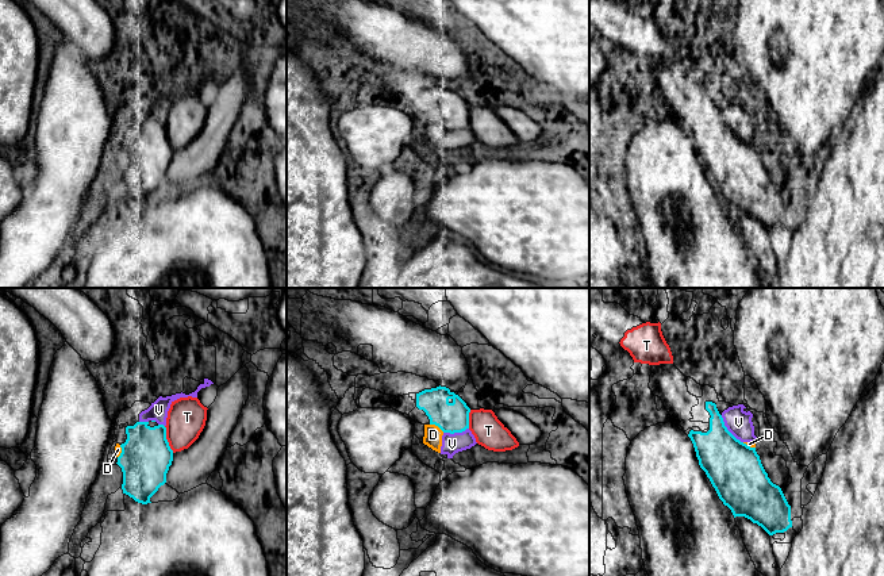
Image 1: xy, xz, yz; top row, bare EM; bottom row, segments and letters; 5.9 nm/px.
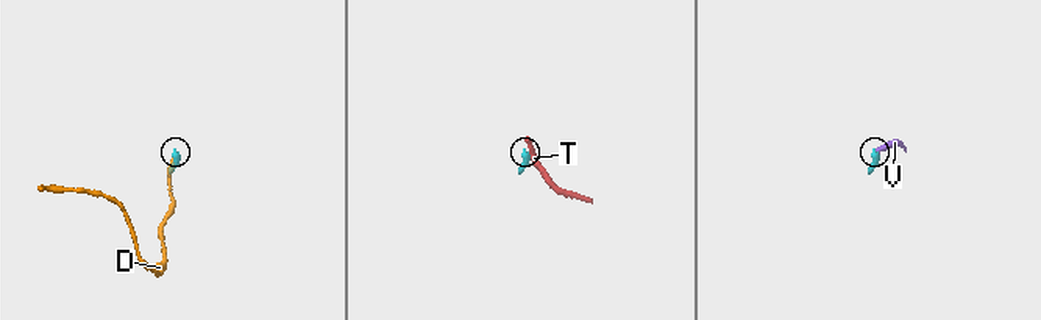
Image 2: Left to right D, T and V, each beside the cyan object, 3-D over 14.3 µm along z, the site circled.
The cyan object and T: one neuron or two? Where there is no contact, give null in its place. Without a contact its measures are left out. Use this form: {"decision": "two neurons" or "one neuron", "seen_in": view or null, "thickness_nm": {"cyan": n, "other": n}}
{"decision": "two neurons", "seen_in": "xy", "thickness_nm": {"cyan": 300, "other": 220}}

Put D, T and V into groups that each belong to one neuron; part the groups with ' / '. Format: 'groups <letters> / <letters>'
groups D V / T

